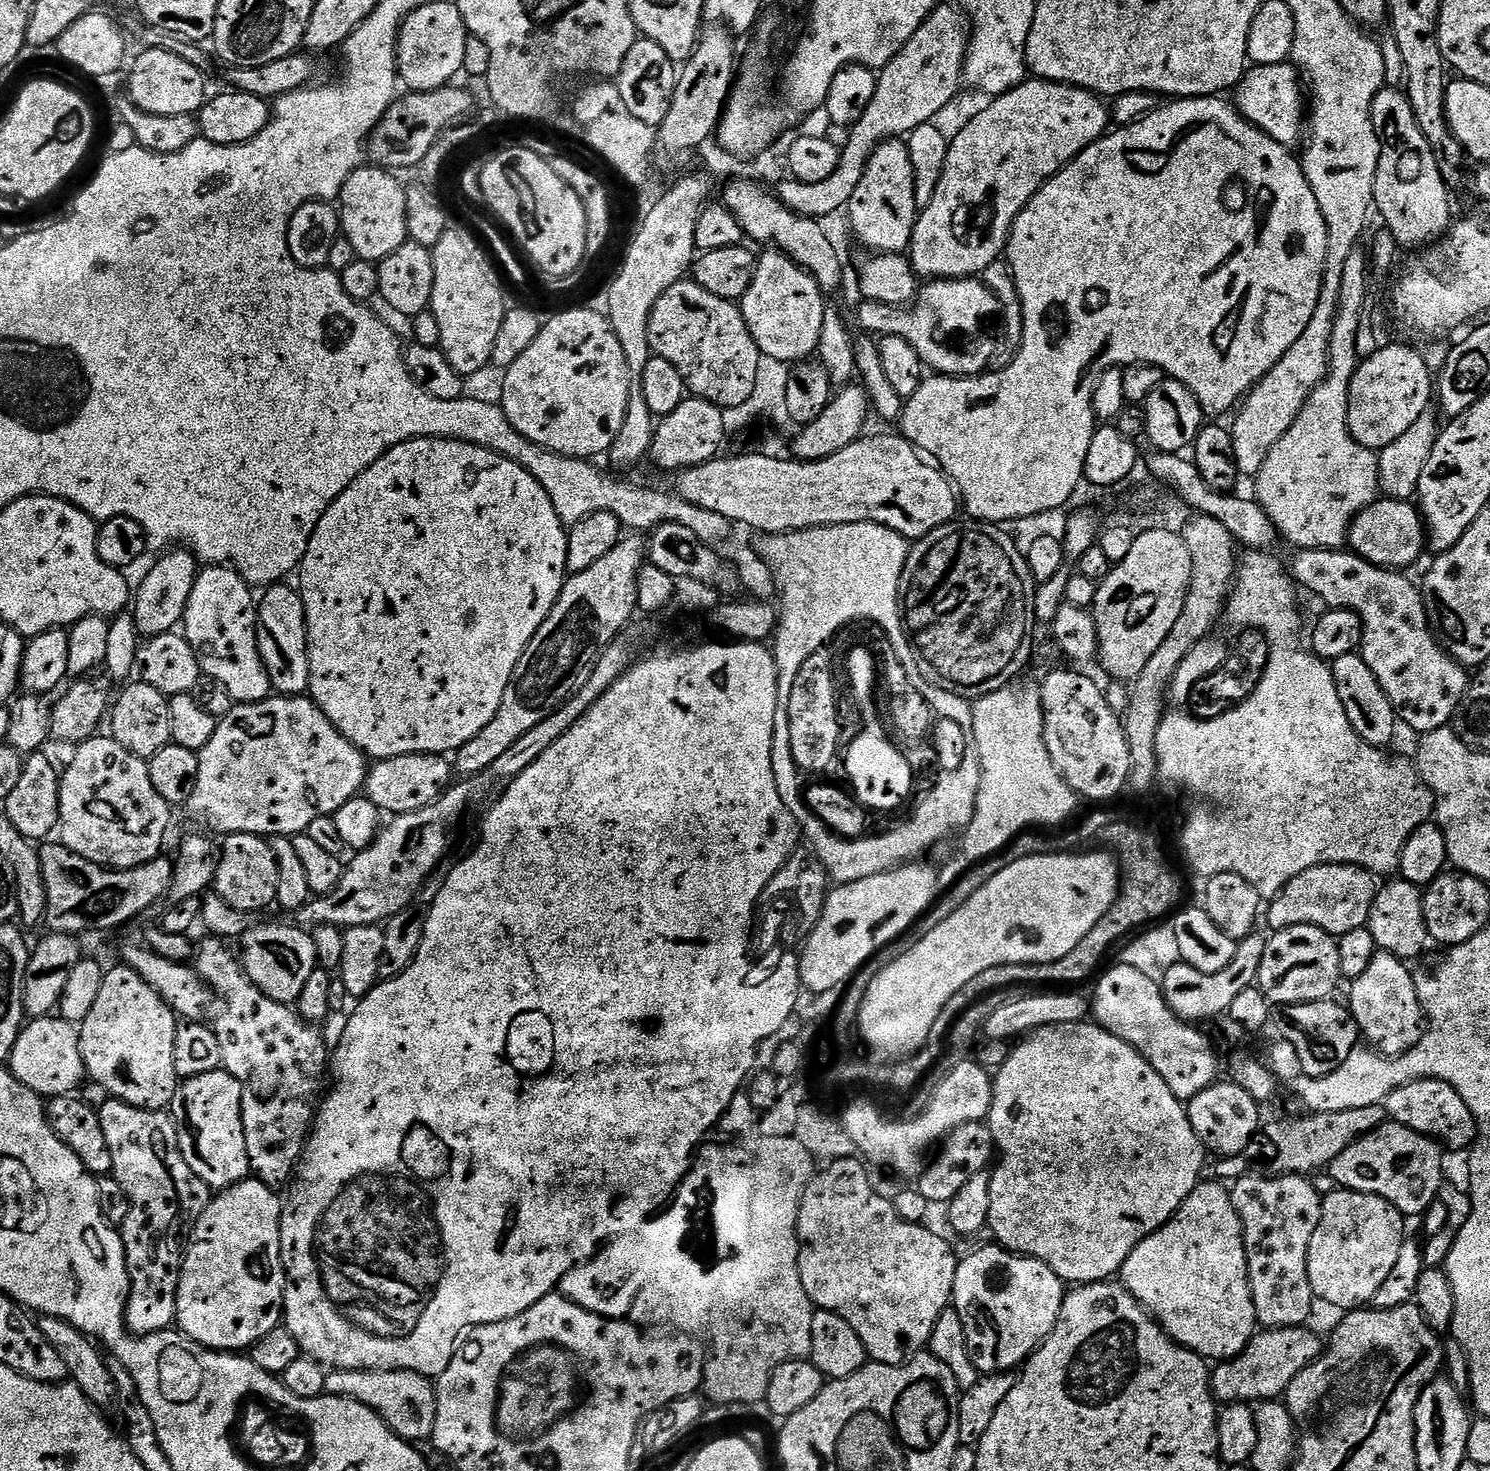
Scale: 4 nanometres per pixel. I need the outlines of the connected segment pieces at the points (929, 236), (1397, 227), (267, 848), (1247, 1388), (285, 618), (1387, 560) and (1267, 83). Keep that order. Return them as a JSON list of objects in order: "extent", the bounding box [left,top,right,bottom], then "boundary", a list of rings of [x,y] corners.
[{"extent":[910,79,1110,280],"boundary":[[[1025,79],[1023,84],[1011,88],[1004,95],[997,96],[991,102],[988,102],[988,105],[977,116],[969,118],[968,125],[956,137],[954,135],[951,137],[946,166],[942,170],[938,190],[934,190],[934,198],[930,202],[930,206],[919,209],[910,245],[910,263],[913,272],[916,273],[917,277],[927,278],[928,280],[962,280],[979,277],[986,270],[986,266],[990,266],[996,260],[1001,259],[1002,253],[1008,247],[1008,238],[1012,234],[1012,223],[1016,221],[1020,211],[1031,202],[1037,190],[1043,184],[1047,184],[1052,177],[1057,176],[1061,168],[1065,168],[1074,157],[1082,154],[1082,150],[1086,150],[1091,144],[1096,143],[1101,136],[1109,131],[1109,128],[1110,108],[1099,95],[1088,92],[1086,89],[1076,88],[1073,85],[1058,84],[1050,80]]]},{"extent":[1372,86,1454,249],"boundary":[[[1391,86],[1381,88],[1372,103],[1372,121],[1374,130],[1380,133],[1378,174],[1374,182],[1375,211],[1378,216],[1380,212],[1381,218],[1384,219],[1383,227],[1393,234],[1401,249],[1427,249],[1447,233],[1454,220],[1454,215],[1452,216],[1451,210],[1448,209],[1450,189],[1442,178],[1440,167],[1434,158],[1434,150],[1430,150],[1430,142],[1426,142],[1426,134],[1418,130],[1418,118],[1414,118],[1414,110],[1403,91],[1395,92]]]},{"extent":[214,832,278,914],"boundary":[[[233,832],[220,848],[220,865],[214,891],[234,910],[259,914],[263,908],[276,904],[278,890],[278,862],[271,843],[263,836],[251,836],[245,832]]]},{"extent":[1211,1327,1322,1405],"boundary":[[[1311,1327],[1269,1328],[1257,1331],[1252,1340],[1232,1360],[1221,1360],[1211,1369],[1212,1395],[1221,1405],[1280,1400],[1302,1370],[1316,1361],[1322,1351],[1322,1340],[1311,1332]]]},{"extent":[256,582,310,696],"boundary":[[[281,582],[263,589],[256,614],[256,641],[273,689],[281,696],[304,696],[310,682],[308,623],[304,603],[293,585]]]},{"extent":[1348,498,1426,570],"boundary":[[[1378,498],[1370,506],[1363,508],[1354,518],[1348,532],[1351,551],[1366,562],[1379,568],[1408,570],[1408,567],[1426,552],[1426,525],[1419,507],[1406,500]]]},{"extent":[1235,62,1306,146],"boundary":[[[1291,62],[1253,67],[1238,85],[1235,107],[1255,128],[1261,128],[1270,138],[1274,138],[1274,142],[1296,146],[1306,132],[1306,100],[1304,104],[1300,80],[1302,84],[1301,73]]]}]

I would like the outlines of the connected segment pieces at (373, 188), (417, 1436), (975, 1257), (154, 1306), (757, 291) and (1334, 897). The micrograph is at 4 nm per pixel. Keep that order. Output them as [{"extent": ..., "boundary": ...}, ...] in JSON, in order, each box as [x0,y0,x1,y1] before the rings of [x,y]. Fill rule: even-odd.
[{"extent":[338,166,409,262],"boundary":[[[361,166],[342,186],[338,197],[338,211],[340,213],[340,230],[342,235],[351,242],[357,257],[361,260],[379,262],[394,254],[402,245],[409,243],[408,223],[406,222],[406,188],[395,180],[389,169],[379,166]]]},{"extent":[326,1370,436,1441],"boundary":[[[342,1370],[328,1372],[326,1393],[362,1402],[370,1406],[403,1440],[427,1441],[436,1421],[436,1386],[429,1377],[410,1370]]]},{"extent":[952,1246,1066,1374],"boundary":[[[999,1246],[991,1247],[977,1247],[957,1263],[952,1291],[952,1304],[958,1318],[962,1318],[972,1361],[981,1374],[1019,1369],[1054,1330],[1066,1295],[1065,1281],[1041,1260],[1033,1260],[1030,1256],[1022,1256]]]},{"extent":[98,1098,214,1336],"boundary":[[[109,1098],[98,1111],[110,1146],[111,1175],[129,1198],[129,1216],[122,1225],[130,1278],[124,1323],[134,1336],[166,1332],[176,1324],[176,1295],[186,1245],[214,1192],[190,1170],[180,1149],[176,1121],[167,1111],[136,1108],[115,1098]]]},{"extent":[738,250,826,366],"boundary":[[[779,250],[761,252],[756,261],[753,280],[744,297],[738,301],[742,318],[761,357],[781,360],[787,366],[807,361],[819,346],[826,307],[825,293],[820,291],[812,273],[798,266],[786,253]]]},{"extent":[1266,864,1377,938],"boundary":[[[1319,864],[1298,874],[1298,878],[1290,881],[1278,895],[1271,897],[1269,904],[1272,905],[1269,908],[1267,905],[1266,920],[1268,916],[1269,929],[1272,932],[1281,932],[1290,926],[1318,926],[1323,932],[1339,938],[1350,930],[1358,930],[1367,925],[1377,891],[1377,881],[1365,868],[1355,868],[1352,864]]]}]

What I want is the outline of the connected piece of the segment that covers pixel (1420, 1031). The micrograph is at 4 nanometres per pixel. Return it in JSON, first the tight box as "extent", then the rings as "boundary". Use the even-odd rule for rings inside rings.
{"extent":[1347,951,1426,1058],"boundary":[[[1377,951],[1376,957],[1370,962],[1366,974],[1351,981],[1348,992],[1347,1007],[1350,1009],[1357,1026],[1360,1027],[1360,1035],[1375,1051],[1391,1058],[1401,1056],[1409,1052],[1419,1040],[1424,1036],[1426,1031],[1426,1017],[1416,989],[1416,977],[1413,969],[1405,961],[1399,960],[1394,954],[1389,952]]]}

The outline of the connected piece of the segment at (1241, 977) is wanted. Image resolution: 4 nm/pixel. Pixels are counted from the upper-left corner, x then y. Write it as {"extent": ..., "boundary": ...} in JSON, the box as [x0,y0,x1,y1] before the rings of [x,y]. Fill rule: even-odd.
{"extent":[1162,934,1265,1022],"boundary":[[[1260,934],[1247,936],[1246,939],[1239,941],[1236,945],[1236,953],[1234,954],[1234,962],[1230,962],[1230,966],[1226,966],[1226,970],[1218,970],[1218,974],[1202,974],[1202,970],[1194,970],[1194,966],[1179,962],[1171,966],[1166,971],[1165,978],[1162,983],[1162,991],[1166,1002],[1174,1010],[1174,1014],[1182,1020],[1189,1022],[1200,1022],[1196,1020],[1212,1020],[1215,1016],[1223,1017],[1227,1013],[1230,1002],[1234,1002],[1234,998],[1238,998],[1238,994],[1242,994],[1242,990],[1253,987],[1258,978],[1258,970],[1262,966],[1262,954],[1264,953],[1265,937]]]}

